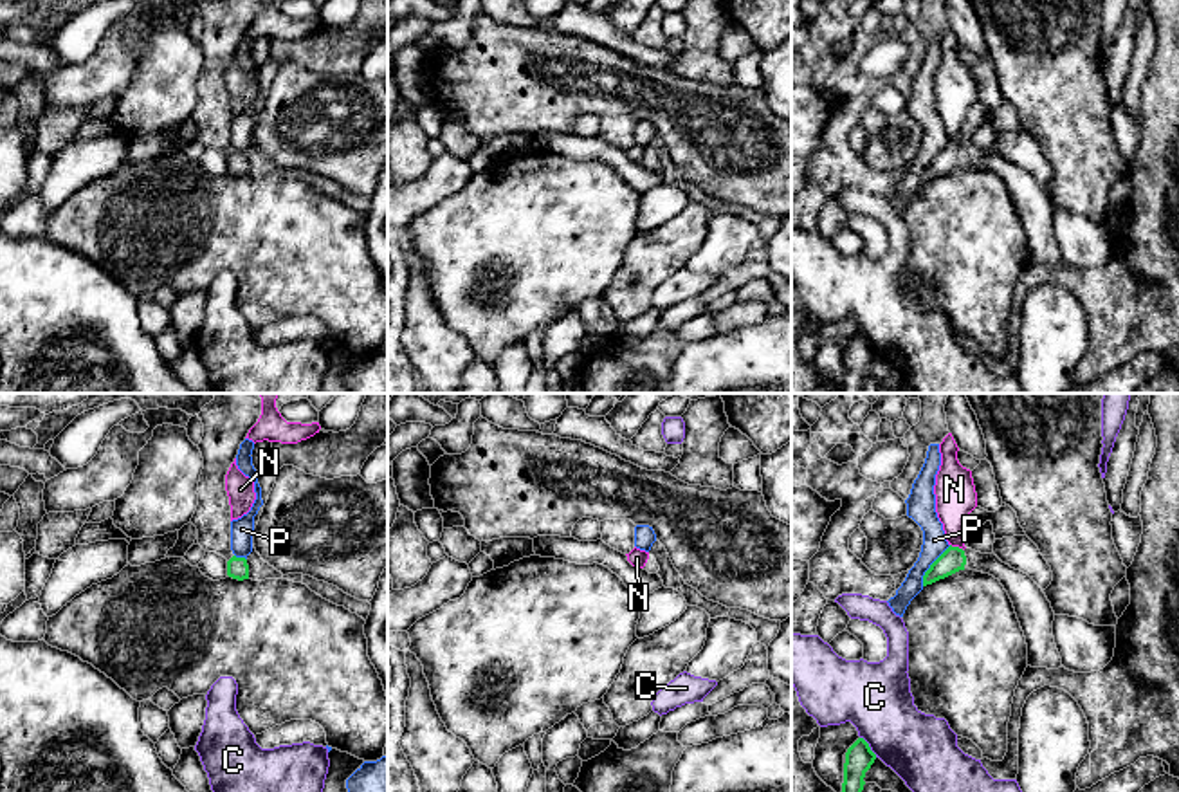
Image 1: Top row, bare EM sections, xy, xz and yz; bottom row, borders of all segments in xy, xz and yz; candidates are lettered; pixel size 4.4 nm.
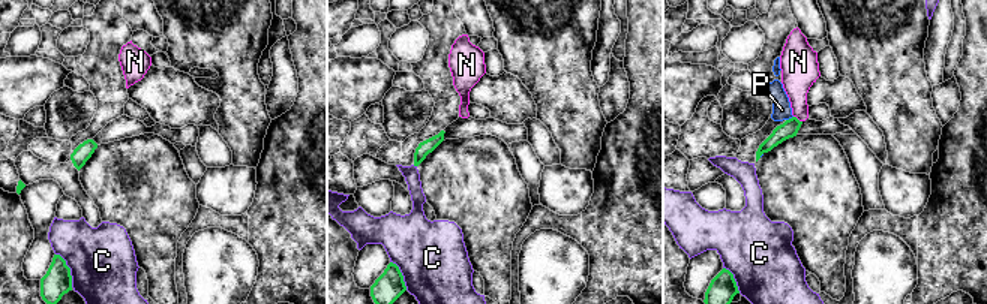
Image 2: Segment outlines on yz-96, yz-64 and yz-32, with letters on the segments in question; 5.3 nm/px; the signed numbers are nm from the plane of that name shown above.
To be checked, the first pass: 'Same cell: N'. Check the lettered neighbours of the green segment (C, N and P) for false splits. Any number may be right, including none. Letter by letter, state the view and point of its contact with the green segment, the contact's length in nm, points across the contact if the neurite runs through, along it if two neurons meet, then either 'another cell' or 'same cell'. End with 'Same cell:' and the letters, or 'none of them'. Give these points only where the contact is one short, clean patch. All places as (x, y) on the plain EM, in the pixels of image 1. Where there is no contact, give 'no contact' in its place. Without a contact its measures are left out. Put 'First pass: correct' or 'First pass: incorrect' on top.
First pass: incorrect
C: meets green in yz at (869, 343); contact 120 nm long; border along yz (860, 332), (877, 352); another cell
N: meets green in yz at (958, 143); contact 70 nm long; border along yz (950, 139), (963, 147); another cell
P: meets green in yz at (931, 161); contact 220 nm long; another cell
Same cell: none of them

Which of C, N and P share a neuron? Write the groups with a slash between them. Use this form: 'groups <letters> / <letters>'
groups C / N / P

